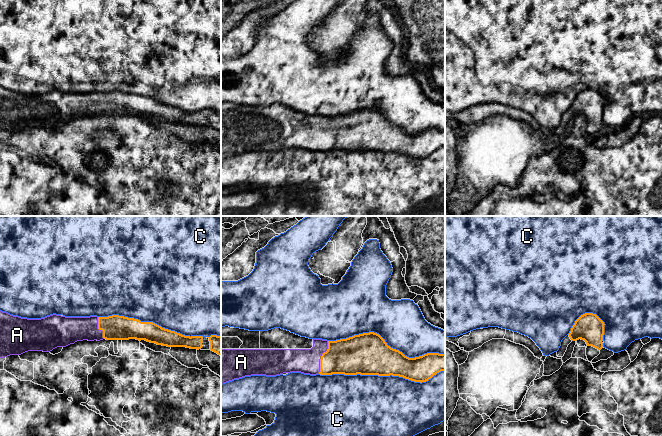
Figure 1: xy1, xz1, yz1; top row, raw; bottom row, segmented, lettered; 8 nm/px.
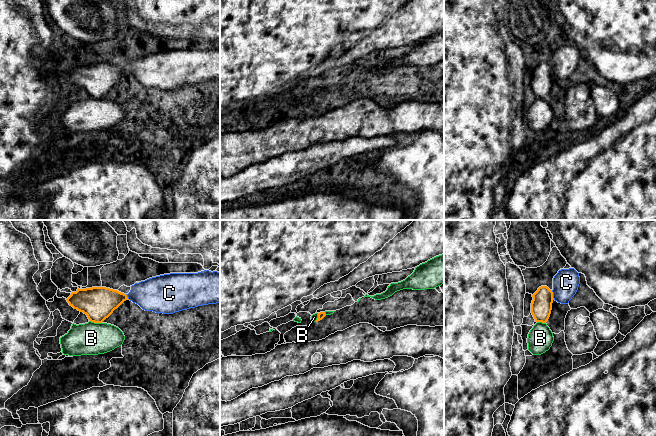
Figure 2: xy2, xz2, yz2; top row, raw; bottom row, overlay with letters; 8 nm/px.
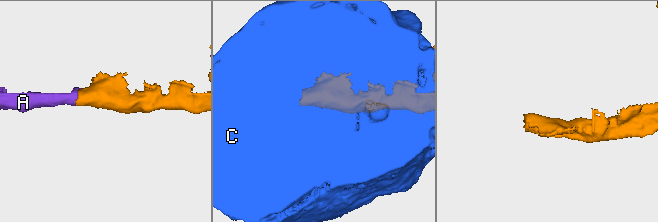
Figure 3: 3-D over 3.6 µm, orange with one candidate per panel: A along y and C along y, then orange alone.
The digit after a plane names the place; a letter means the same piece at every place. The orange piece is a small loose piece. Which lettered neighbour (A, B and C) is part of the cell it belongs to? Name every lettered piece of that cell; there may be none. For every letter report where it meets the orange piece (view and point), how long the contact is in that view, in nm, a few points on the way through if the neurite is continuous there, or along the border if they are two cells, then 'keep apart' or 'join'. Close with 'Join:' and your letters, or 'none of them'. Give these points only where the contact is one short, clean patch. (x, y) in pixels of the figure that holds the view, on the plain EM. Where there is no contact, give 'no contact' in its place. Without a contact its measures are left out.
A: meets orange in xz1 at (321, 133); contact 280 nm long; runs through xz1 (351, 132), (321, 133), (307, 137); join
B: meets orange in xy2 at (96, 98); contact 100 nm long; keep apart
C: meets orange in xz1 at (381, 151); contact 1000 nm long; keep apart
Join: A

